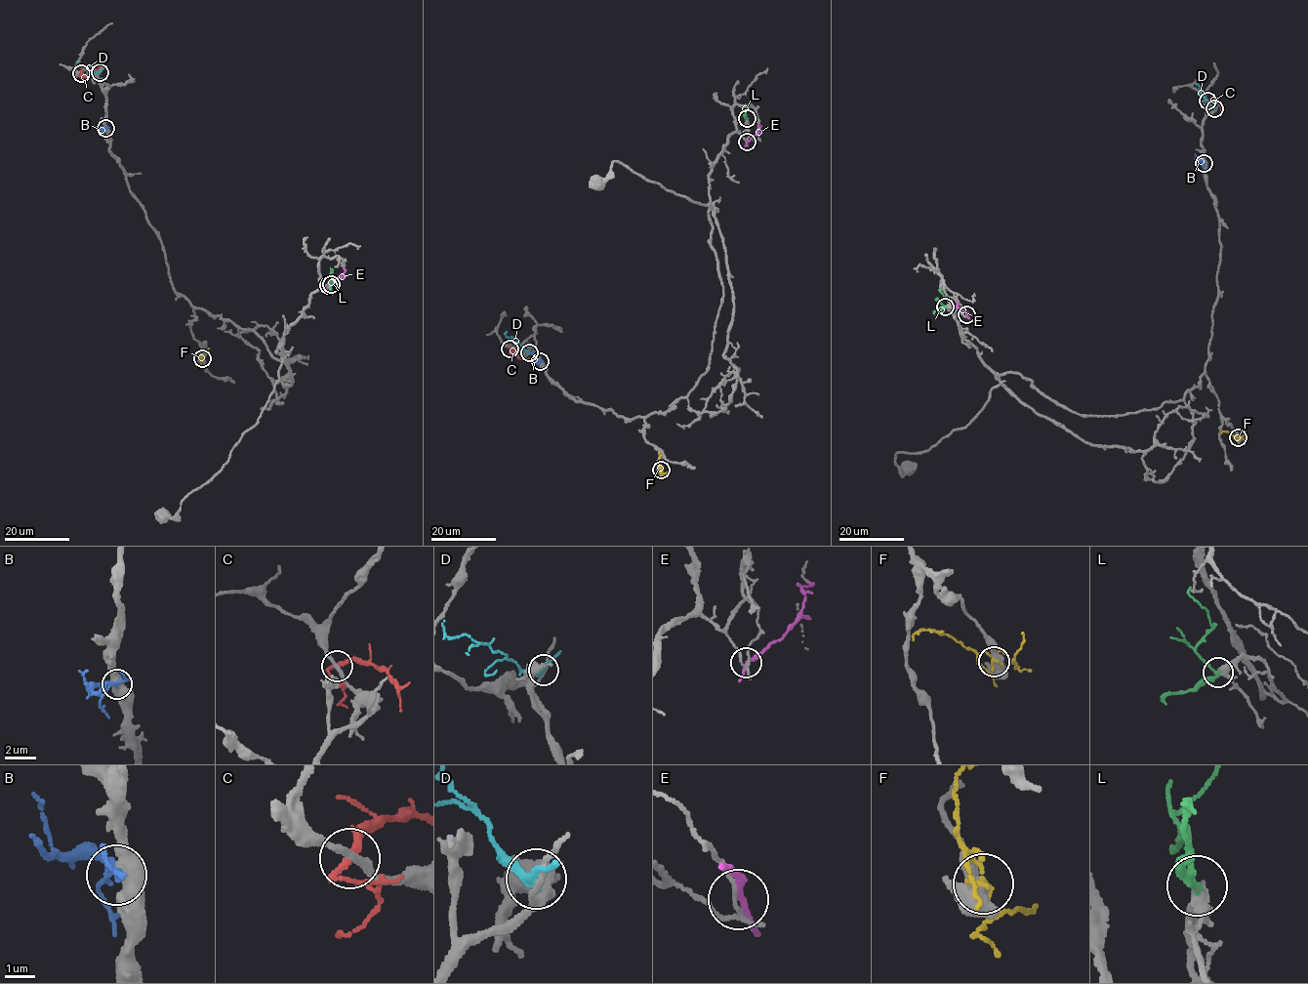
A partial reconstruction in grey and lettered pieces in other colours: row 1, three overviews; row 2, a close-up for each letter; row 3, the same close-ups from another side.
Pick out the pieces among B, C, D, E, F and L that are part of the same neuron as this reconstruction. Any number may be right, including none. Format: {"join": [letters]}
{"join": ["L"]}

